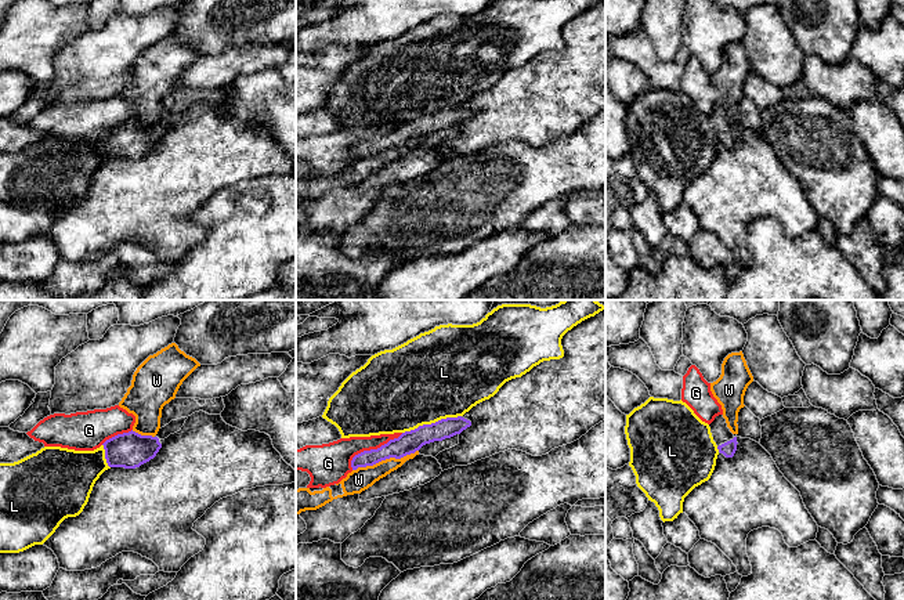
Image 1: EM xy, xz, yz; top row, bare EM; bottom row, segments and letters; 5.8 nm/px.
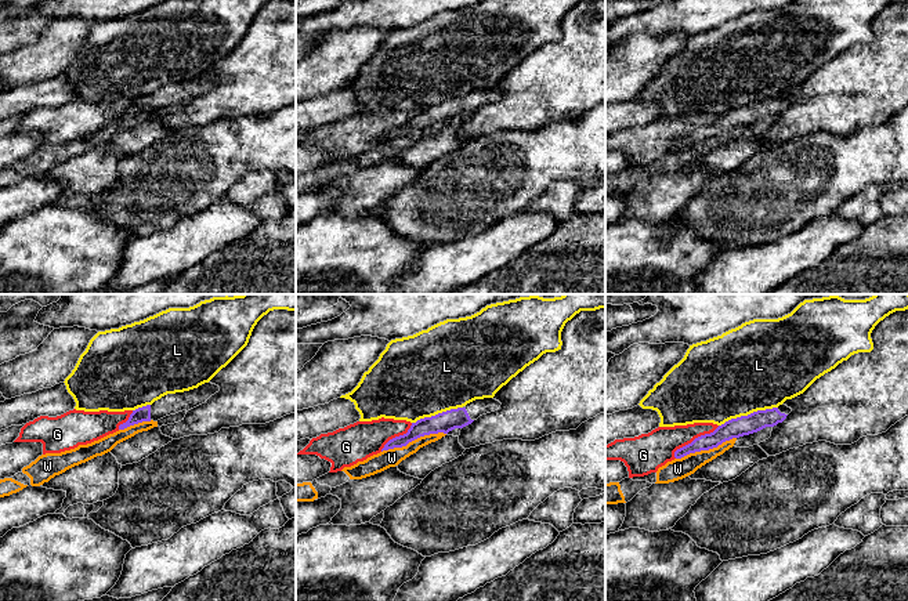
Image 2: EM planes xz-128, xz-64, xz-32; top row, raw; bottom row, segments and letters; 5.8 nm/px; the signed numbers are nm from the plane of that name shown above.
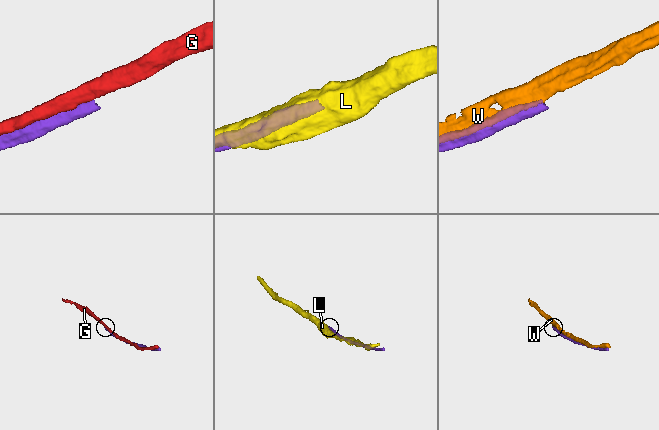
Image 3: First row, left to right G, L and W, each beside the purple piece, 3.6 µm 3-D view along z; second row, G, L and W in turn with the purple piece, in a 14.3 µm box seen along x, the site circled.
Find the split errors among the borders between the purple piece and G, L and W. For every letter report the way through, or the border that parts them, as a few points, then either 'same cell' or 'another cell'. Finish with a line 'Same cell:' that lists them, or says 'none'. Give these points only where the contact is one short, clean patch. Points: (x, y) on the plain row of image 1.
G: another cell
L: another cell
W: another cell
Same cell: none

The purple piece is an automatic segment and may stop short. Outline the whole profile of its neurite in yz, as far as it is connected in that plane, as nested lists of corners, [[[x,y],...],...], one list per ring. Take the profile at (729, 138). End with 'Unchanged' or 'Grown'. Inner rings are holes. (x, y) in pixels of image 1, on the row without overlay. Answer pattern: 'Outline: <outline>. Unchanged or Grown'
Outline: [[[723,105],[715,108],[709,115],[713,131],[717,135],[720,144],[726,148],[733,148],[737,141],[737,127],[727,118],[726,109]]]. Grown

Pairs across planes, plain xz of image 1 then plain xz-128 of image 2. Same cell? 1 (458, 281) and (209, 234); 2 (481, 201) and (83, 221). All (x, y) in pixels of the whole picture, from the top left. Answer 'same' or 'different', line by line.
1: same
2: different

